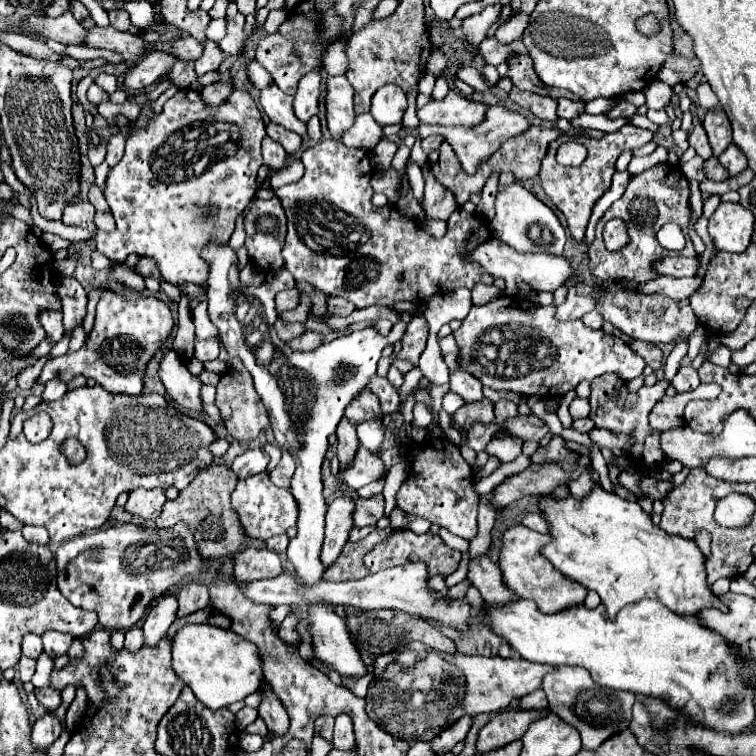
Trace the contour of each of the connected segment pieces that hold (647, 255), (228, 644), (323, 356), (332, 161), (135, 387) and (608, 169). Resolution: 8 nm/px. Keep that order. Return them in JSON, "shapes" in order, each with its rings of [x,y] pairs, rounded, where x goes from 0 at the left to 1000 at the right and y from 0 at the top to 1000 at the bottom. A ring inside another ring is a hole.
{"shapes":[[[[876,216],[876,218],[868,218],[847,231],[836,231],[825,258],[799,282],[799,287],[791,292],[788,298],[788,316],[783,321],[783,327],[778,327],[778,337],[780,337],[780,361],[794,369],[791,374],[796,372],[807,372],[807,369],[815,369],[815,372],[823,372],[823,369],[831,369],[831,372],[839,372],[839,374],[854,374],[854,372],[862,372],[870,366],[870,361],[862,356],[862,351],[881,340],[881,337],[889,337],[886,332],[876,329],[870,316],[868,316],[868,308],[870,303],[884,295],[884,292],[894,292],[905,311],[907,311],[907,327],[899,332],[899,337],[905,340],[921,340],[921,332],[910,316],[910,295],[913,295],[913,287],[915,287],[915,279],[913,279],[913,250],[910,250],[910,239],[905,234],[905,229],[894,221],[894,218],[886,218],[886,216]],[[812,287],[820,287],[825,295],[828,295],[828,303],[831,303],[831,311],[833,311],[833,321],[815,332],[815,335],[807,335],[802,327],[799,327],[799,319],[796,319],[796,300],[802,298],[802,292],[812,290]]],[[[243,827],[235,832],[235,837],[228,843],[228,885],[254,911],[259,925],[280,940],[320,927],[325,919],[341,914],[349,901],[341,858],[325,845],[317,845],[317,840],[307,837],[304,832],[291,832],[283,827]]],[[[275,319],[267,327],[265,340],[275,348],[275,417],[291,440],[291,454],[299,459],[302,470],[315,472],[336,499],[336,512],[354,541],[365,586],[392,610],[384,652],[394,665],[394,708],[384,713],[378,734],[402,771],[421,771],[429,758],[423,745],[423,724],[429,716],[431,681],[423,620],[434,594],[434,575],[444,570],[444,562],[455,549],[455,538],[487,509],[487,501],[497,493],[505,462],[530,450],[538,429],[532,423],[521,429],[511,446],[495,435],[466,438],[458,446],[426,454],[418,464],[397,467],[384,462],[362,438],[365,409],[360,396],[368,385],[389,380],[389,366],[381,364],[378,356],[360,358],[349,377],[331,380],[320,377],[315,369],[315,343],[304,321]]],[[[431,184],[418,189],[415,194],[407,194],[397,210],[402,216],[402,234],[392,242],[360,250],[381,287],[381,313],[373,337],[378,345],[378,356],[392,369],[434,372],[434,390],[450,390],[458,398],[497,398],[497,403],[519,403],[524,398],[542,398],[556,403],[574,388],[590,388],[608,380],[627,382],[627,377],[632,374],[653,374],[653,366],[638,358],[632,348],[616,345],[616,337],[624,332],[622,319],[648,316],[648,298],[632,282],[616,282],[608,274],[593,290],[590,311],[585,316],[574,316],[558,303],[553,292],[540,290],[521,271],[492,271],[492,218],[484,200],[463,197],[442,184]],[[526,364],[532,364],[534,369],[526,372]]],[[[140,385],[130,398],[124,435],[114,456],[101,467],[87,467],[85,472],[63,475],[48,507],[58,509],[71,499],[93,504],[98,496],[111,496],[114,501],[127,501],[127,507],[135,509],[140,517],[185,522],[193,480],[209,464],[214,451],[222,448],[228,430],[230,430],[230,417],[225,406],[212,396],[183,393],[180,388],[156,390]]],[[[825,165],[823,171],[817,171],[812,176],[804,176],[796,184],[786,184],[786,181],[765,181],[765,184],[759,184],[759,181],[746,179],[741,184],[735,184],[733,189],[728,189],[725,205],[717,213],[712,234],[714,234],[714,242],[717,242],[720,255],[725,258],[725,263],[746,282],[749,295],[751,295],[751,306],[759,313],[759,319],[765,319],[765,321],[772,319],[772,306],[775,306],[783,274],[807,250],[810,231],[815,226],[815,210],[820,208],[820,202],[836,200],[841,194],[849,194],[857,187],[862,187],[862,181],[865,179],[860,173],[854,173],[854,171],[844,171],[839,165]],[[749,187],[765,187],[778,197],[775,213],[762,224],[759,221],[743,221],[743,218],[735,216],[735,197],[738,197],[738,192],[743,192]]]]}

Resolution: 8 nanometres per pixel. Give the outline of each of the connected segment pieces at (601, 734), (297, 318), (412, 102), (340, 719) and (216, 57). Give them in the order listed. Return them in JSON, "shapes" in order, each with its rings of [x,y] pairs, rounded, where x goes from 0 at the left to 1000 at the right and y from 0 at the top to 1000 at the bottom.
{"shapes":[[[[733,882],[730,890],[720,893],[717,911],[725,922],[725,938],[765,964],[770,988],[778,993],[786,993],[804,975],[815,972],[815,967],[825,967],[831,962],[836,933],[841,927],[841,919],[833,914],[810,914],[788,906],[778,888],[770,888],[770,882]]],[[[398,389],[398,399],[390,410],[376,411],[370,414],[369,419],[378,426],[397,426],[403,427],[407,421],[407,411],[413,401],[405,389]]],[[[545,118],[545,120],[540,120],[537,126],[540,126],[540,142],[533,153],[532,165],[550,169],[556,164],[556,159],[550,152],[550,126],[553,126],[553,120],[550,120],[550,118]]],[[[447,946],[444,948],[444,959],[442,959],[442,980],[439,980],[442,991],[452,991],[452,993],[466,993],[468,983],[468,967],[466,967],[466,954],[460,951],[460,946]]],[[[272,54],[270,70],[259,78],[259,99],[267,102],[275,94],[286,94],[294,81],[296,81],[296,70],[291,67],[291,62],[283,54]]]]}

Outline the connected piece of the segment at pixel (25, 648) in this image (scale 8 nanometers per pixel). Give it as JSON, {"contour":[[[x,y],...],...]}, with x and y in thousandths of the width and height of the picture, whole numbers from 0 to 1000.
{"contour":[[[34,837],[34,840],[29,843],[29,866],[42,869],[42,872],[50,872],[53,864],[56,864],[53,843],[45,840],[45,837]]]}

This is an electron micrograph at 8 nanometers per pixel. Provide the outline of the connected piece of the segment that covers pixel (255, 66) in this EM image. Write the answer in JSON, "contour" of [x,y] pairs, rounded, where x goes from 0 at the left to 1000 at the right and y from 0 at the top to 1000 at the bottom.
{"contour":[[[333,81],[328,86],[328,99],[331,99],[331,107],[339,112],[339,118],[349,118],[354,110],[360,110],[360,102],[354,99],[354,94],[344,89],[341,81]]]}

